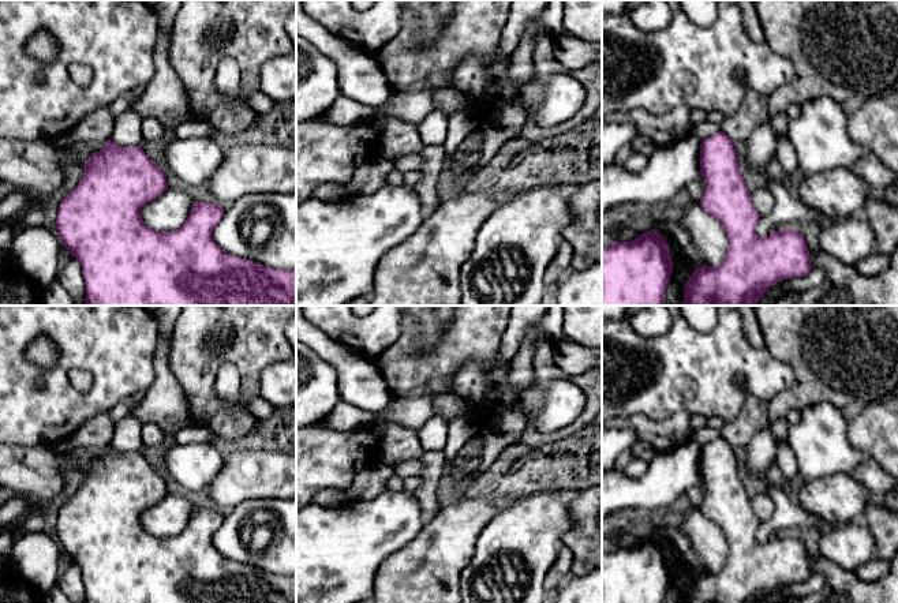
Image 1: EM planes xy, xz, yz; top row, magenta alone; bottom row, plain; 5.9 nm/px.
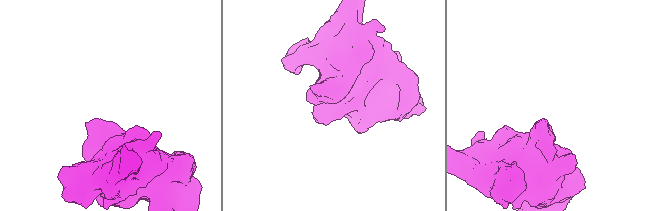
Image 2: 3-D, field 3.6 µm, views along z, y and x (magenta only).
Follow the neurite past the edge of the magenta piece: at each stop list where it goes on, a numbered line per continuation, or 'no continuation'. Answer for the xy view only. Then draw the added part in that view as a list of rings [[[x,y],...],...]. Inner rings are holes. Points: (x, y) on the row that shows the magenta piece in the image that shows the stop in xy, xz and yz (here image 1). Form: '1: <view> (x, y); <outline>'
no continuation

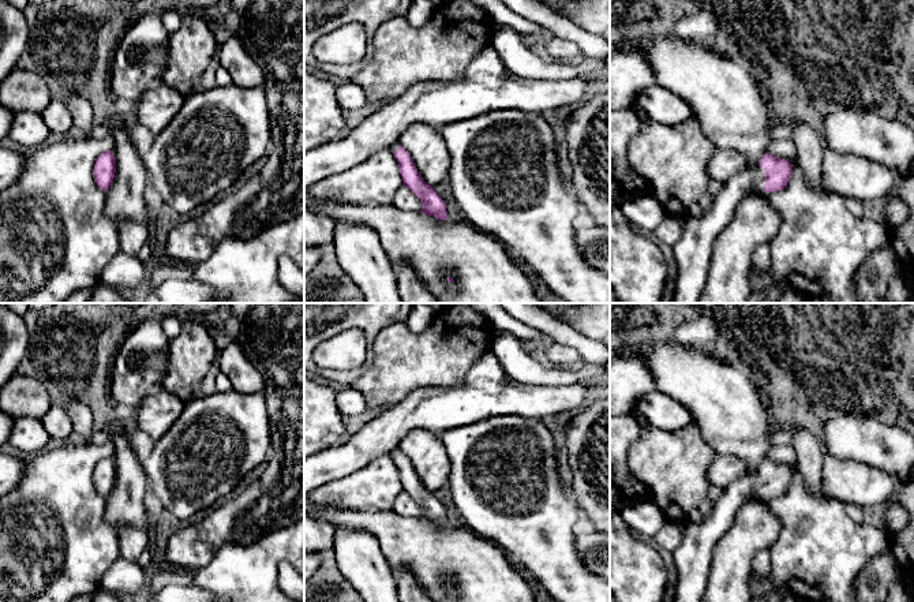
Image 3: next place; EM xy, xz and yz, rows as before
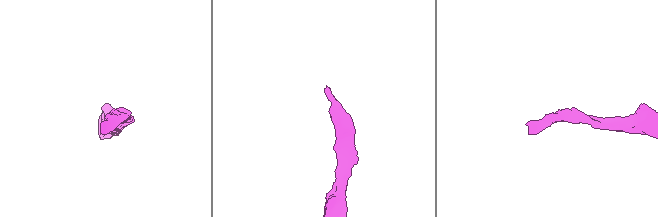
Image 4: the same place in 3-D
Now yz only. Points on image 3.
1: yz (693, 251); [[[761,167],[746,168],[737,172],[731,179],[723,182],[719,192],[711,197],[711,207],[703,212],[700,217],[686,216],[679,218],[682,225],[682,236],[673,246],[674,258],[677,262],[677,287],[673,303],[697,303],[709,270],[712,248],[715,239],[728,225],[733,216],[746,195],[753,192],[765,192],[765,172]]]

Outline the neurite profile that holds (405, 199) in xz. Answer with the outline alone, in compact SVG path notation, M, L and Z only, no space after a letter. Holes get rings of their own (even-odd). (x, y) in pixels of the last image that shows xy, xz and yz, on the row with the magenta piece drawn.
M401 186L397 190L390 205L404 212L419 212L420 213L423 210L423 205L420 199L411 191L411 188L405 186Z

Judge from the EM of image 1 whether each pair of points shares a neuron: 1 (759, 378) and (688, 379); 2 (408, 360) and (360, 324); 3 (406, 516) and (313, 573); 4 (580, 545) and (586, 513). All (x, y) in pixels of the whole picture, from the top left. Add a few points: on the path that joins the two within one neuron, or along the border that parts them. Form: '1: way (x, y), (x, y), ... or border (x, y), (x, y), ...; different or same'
1: way (741, 367), (706, 367); same
2: border (404, 319), (397, 341); different
3: way (382, 525), (359, 536), (336, 553); same
4: way (586, 536), (586, 521); same

